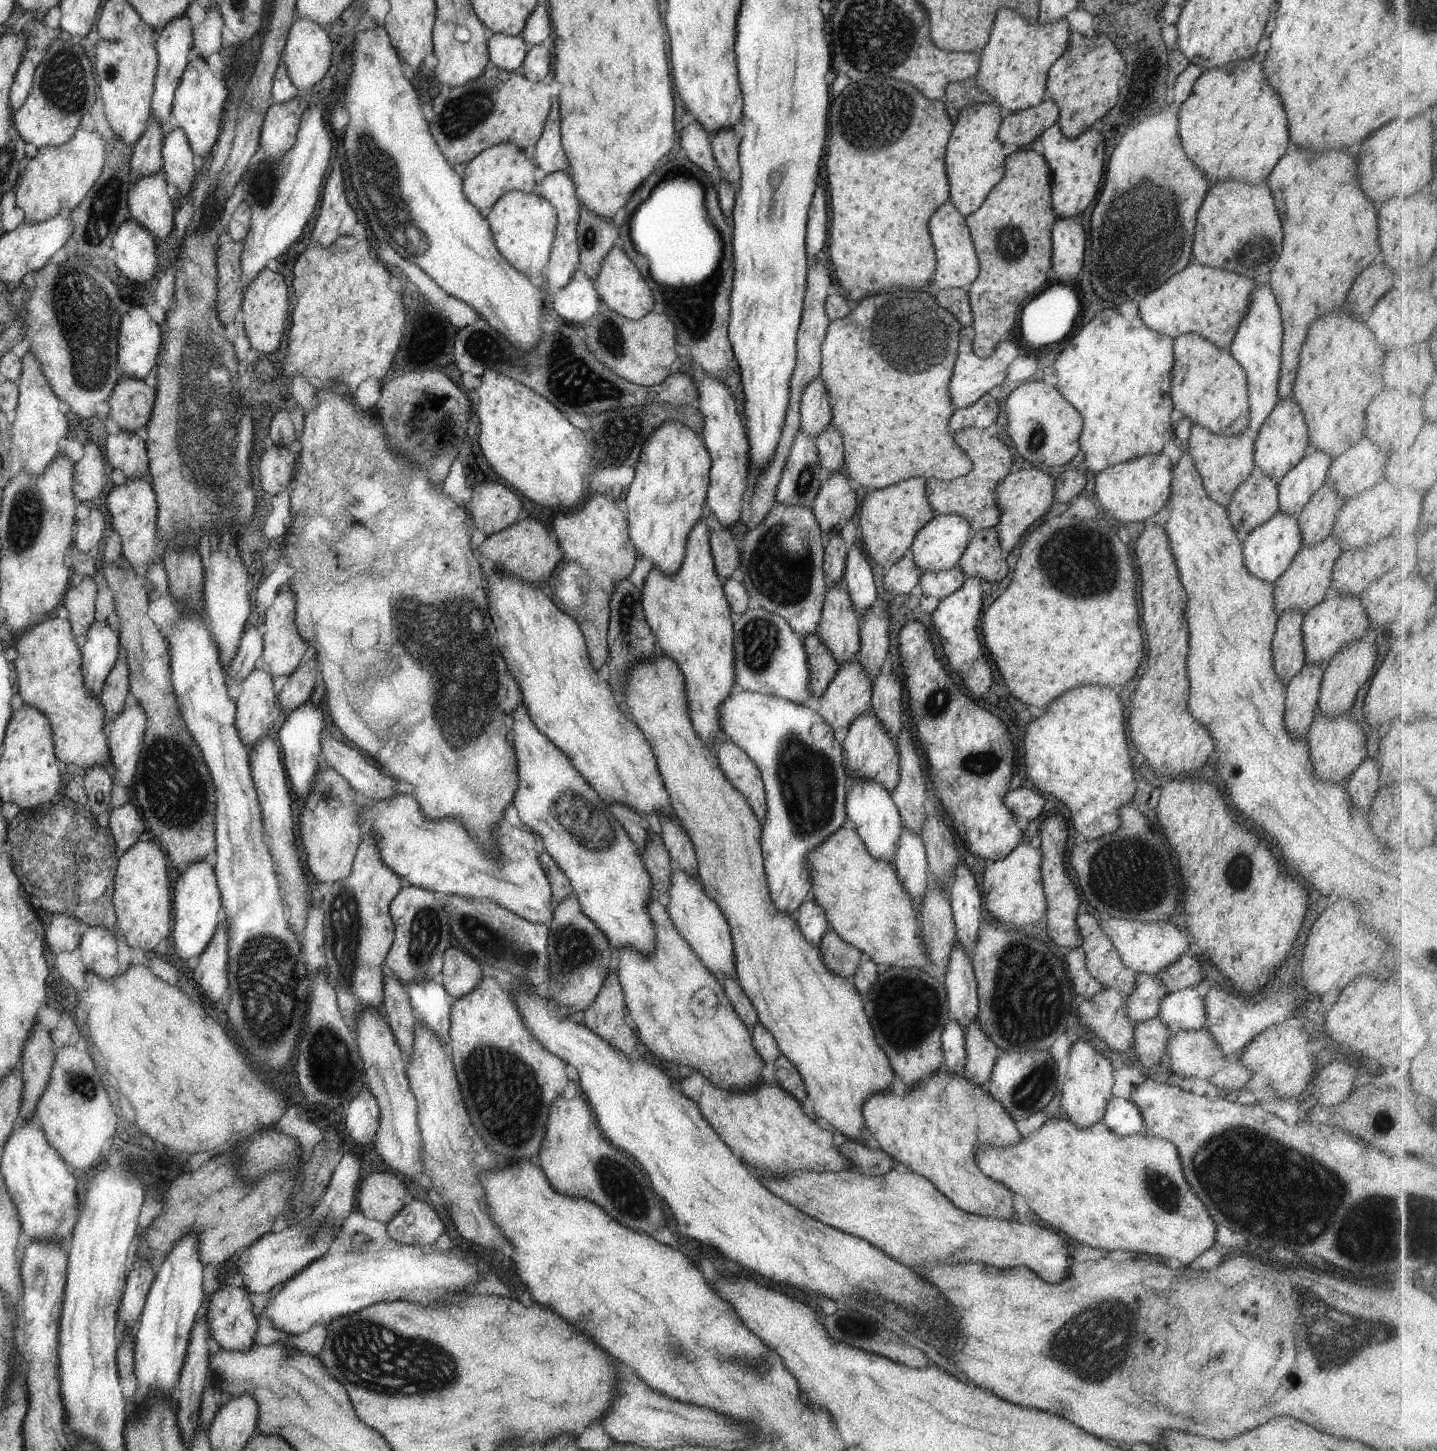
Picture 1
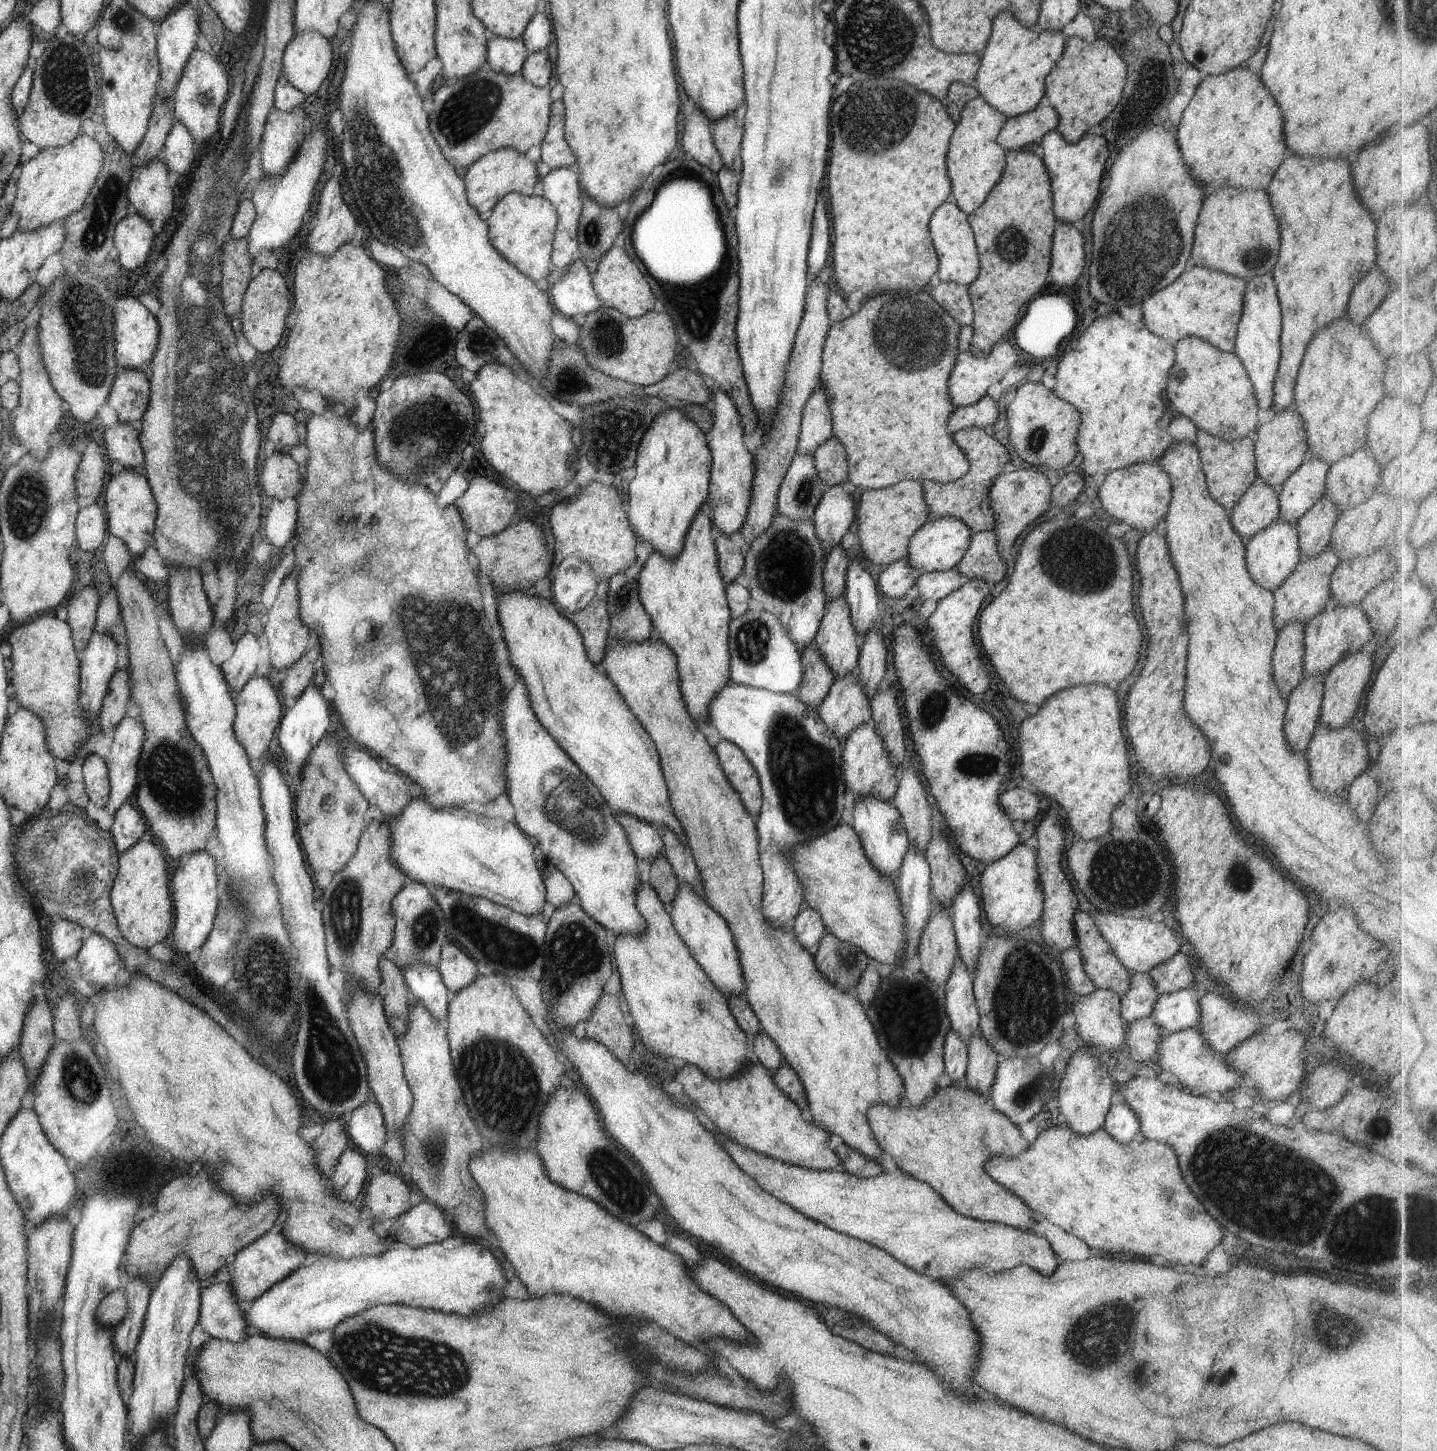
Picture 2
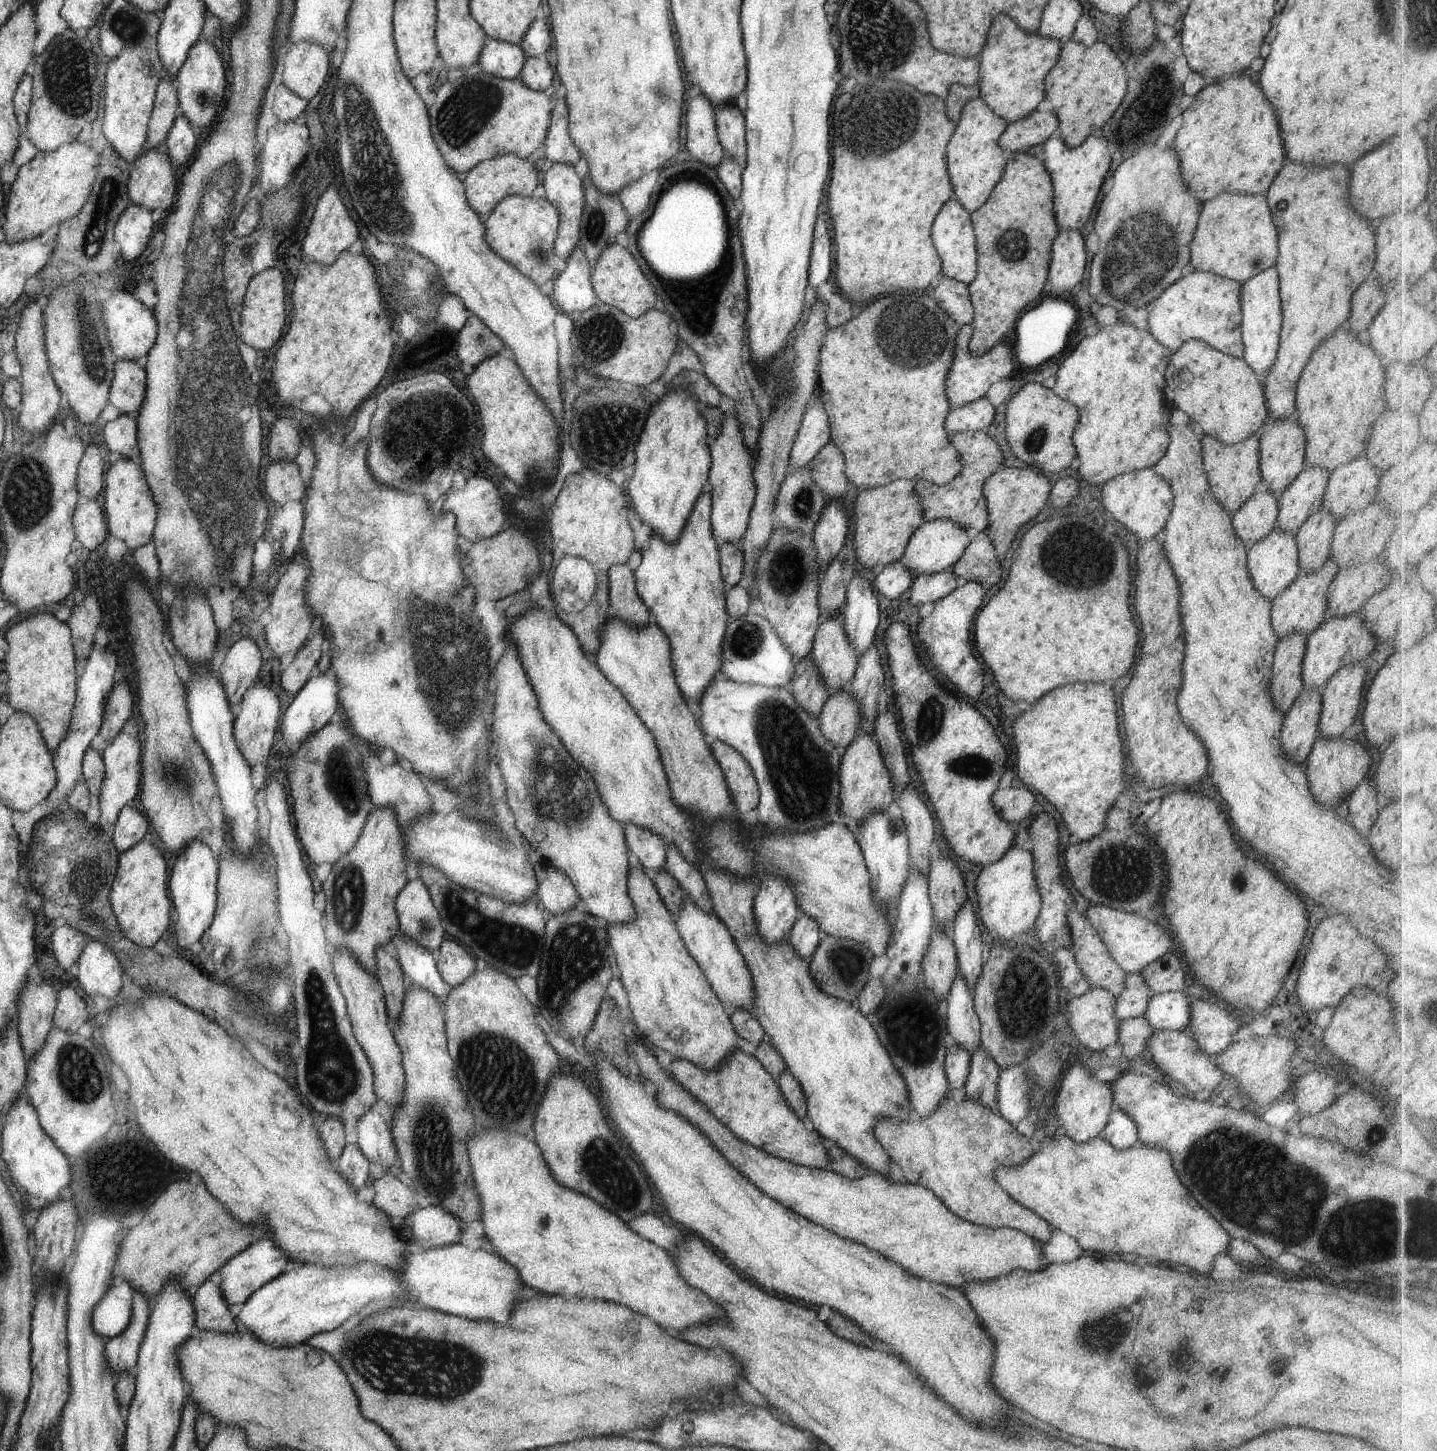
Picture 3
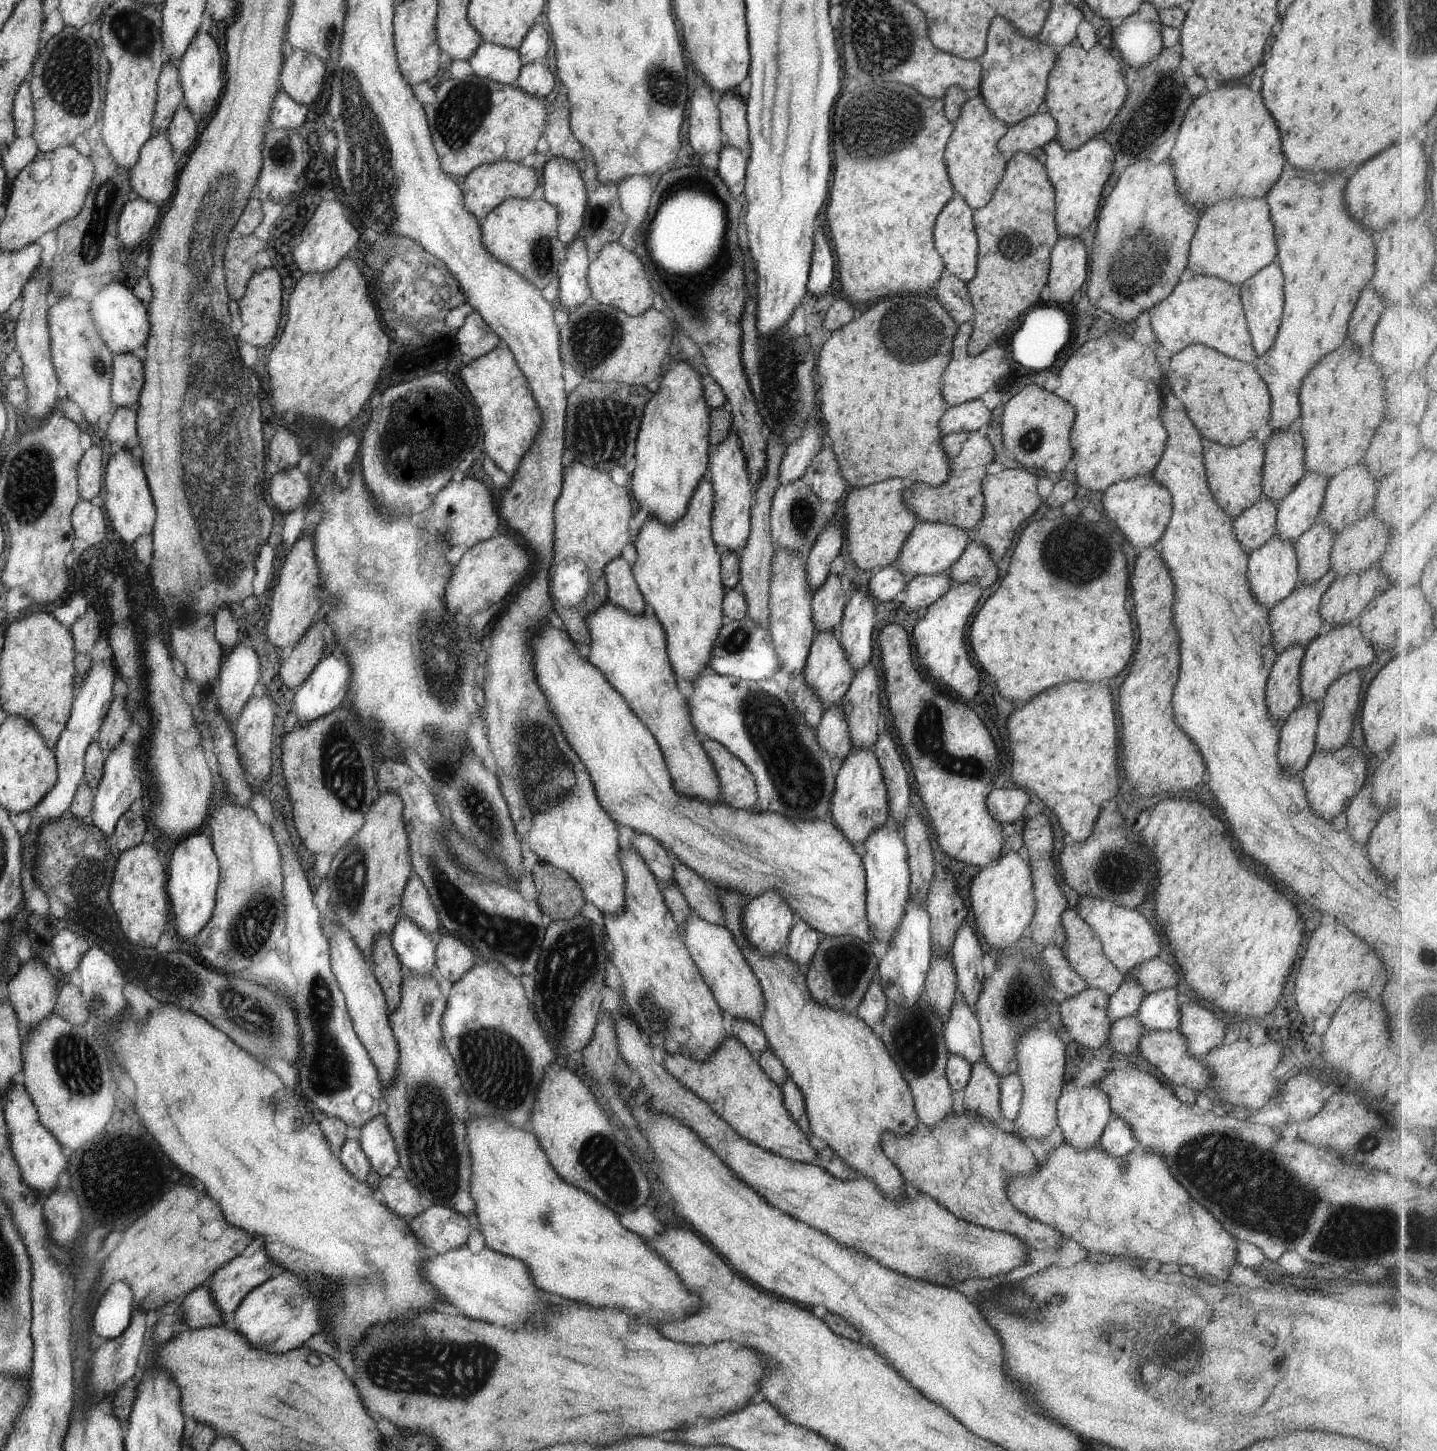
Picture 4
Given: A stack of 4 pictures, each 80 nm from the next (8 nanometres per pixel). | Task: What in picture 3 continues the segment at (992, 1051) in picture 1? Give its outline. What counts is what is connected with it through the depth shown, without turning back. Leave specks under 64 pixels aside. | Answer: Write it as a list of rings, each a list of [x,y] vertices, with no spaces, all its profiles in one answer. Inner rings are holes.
[[[979,1047],[979,1050],[971,1056],[969,1076],[964,1086],[966,1098],[996,1110],[999,1072],[996,1062],[986,1050]]]

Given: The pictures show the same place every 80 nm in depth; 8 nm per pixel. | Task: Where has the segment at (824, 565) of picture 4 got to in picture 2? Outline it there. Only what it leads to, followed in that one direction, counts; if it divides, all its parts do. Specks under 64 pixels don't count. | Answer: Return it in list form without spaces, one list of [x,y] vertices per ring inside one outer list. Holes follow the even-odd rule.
[[[848,483],[827,486],[816,504],[811,521],[825,554],[842,542],[856,518],[851,490]]]

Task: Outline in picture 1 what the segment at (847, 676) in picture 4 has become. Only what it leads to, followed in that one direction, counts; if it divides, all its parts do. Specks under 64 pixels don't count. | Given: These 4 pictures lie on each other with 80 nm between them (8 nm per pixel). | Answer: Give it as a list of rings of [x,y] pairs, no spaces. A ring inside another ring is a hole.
[[[841,582],[827,584],[821,620],[816,634],[832,652],[839,666],[856,657],[860,648],[859,626],[861,618],[852,598]]]

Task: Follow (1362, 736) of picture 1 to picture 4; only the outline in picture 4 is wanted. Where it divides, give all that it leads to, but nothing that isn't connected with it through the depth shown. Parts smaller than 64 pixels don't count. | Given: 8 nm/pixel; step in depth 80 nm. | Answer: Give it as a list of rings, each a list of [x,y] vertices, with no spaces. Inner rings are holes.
[[[1350,743],[1332,752],[1315,750],[1301,775],[1308,802],[1314,814],[1318,814],[1322,820],[1332,822],[1338,814],[1345,811],[1348,804],[1352,802],[1352,798],[1364,789],[1368,778],[1365,759],[1366,756]]]

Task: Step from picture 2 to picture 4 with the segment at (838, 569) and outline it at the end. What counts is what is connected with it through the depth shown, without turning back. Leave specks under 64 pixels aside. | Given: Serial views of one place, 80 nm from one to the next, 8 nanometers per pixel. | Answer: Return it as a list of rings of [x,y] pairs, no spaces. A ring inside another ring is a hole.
[[[830,572],[826,582],[813,592],[812,620],[814,626],[822,632],[835,632],[841,625],[843,611],[846,608],[845,594],[840,576]]]

